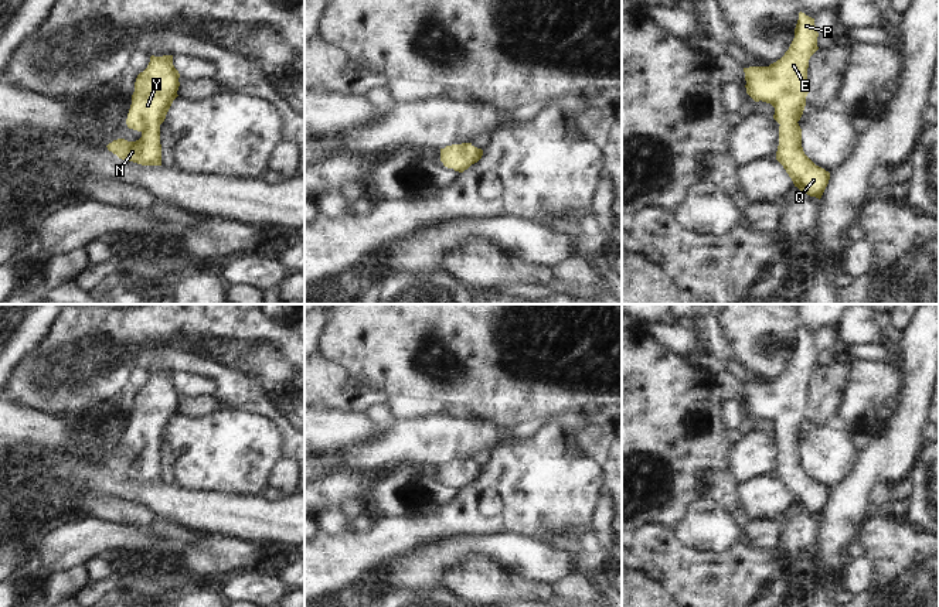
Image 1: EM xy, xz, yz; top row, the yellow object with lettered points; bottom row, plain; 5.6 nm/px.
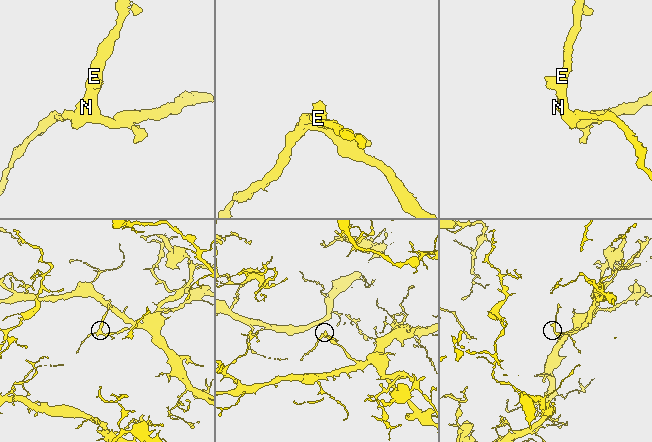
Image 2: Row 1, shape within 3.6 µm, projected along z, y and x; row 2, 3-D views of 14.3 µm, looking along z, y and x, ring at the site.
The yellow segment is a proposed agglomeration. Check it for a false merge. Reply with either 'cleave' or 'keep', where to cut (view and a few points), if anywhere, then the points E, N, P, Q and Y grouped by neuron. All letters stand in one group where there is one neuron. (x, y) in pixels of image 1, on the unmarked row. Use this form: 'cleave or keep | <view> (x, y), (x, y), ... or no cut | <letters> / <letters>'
keep | no cut | E N P Q Y

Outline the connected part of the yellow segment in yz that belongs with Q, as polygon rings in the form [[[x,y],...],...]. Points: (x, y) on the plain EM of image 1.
[[[800,328],[795,345],[795,355],[785,372],[769,383],[749,383],[744,385],[744,389],[746,410],[755,419],[762,417],[775,424],[773,436],[780,441],[776,477],[783,482],[795,504],[820,516],[829,501],[830,490],[816,482],[804,471],[802,464],[802,446],[797,440],[806,423],[806,413],[809,410],[807,385],[810,374],[819,366],[817,354],[819,349],[814,342],[814,335]]]

